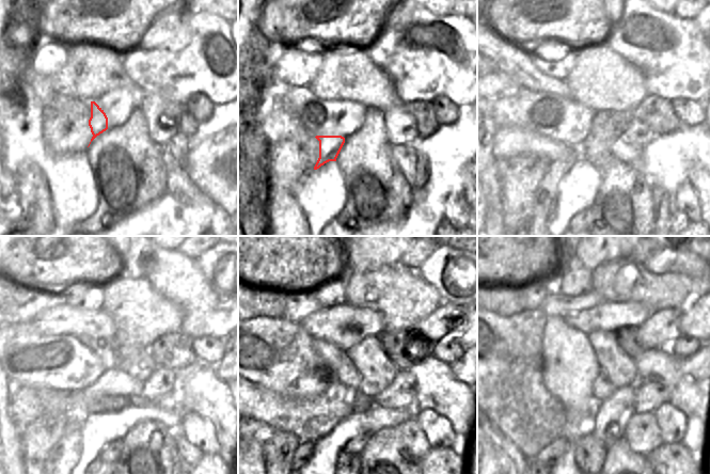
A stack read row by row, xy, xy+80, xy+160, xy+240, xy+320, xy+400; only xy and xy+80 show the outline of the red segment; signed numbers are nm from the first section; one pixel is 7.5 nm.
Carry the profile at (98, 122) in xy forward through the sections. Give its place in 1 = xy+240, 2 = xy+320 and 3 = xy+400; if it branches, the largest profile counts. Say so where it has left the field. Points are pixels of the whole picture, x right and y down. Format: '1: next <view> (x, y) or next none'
1: next xy+240 (70, 444)
2: next none
3: next none

